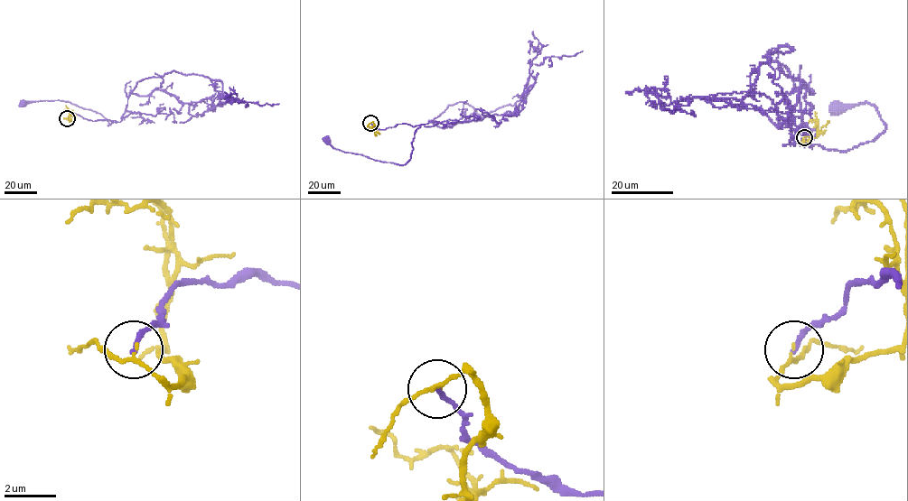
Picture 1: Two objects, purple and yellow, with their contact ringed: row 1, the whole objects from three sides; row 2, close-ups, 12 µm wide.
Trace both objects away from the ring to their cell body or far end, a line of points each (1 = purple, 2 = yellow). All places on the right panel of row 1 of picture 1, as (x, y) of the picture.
1: (804, 137), (816, 129), (806, 143), (846, 152), (874, 141), (885, 127), (876, 109), (865, 102), (837, 110)
2: (804, 137), (802, 141), (809, 141), (818, 134), (813, 120), (809, 122)

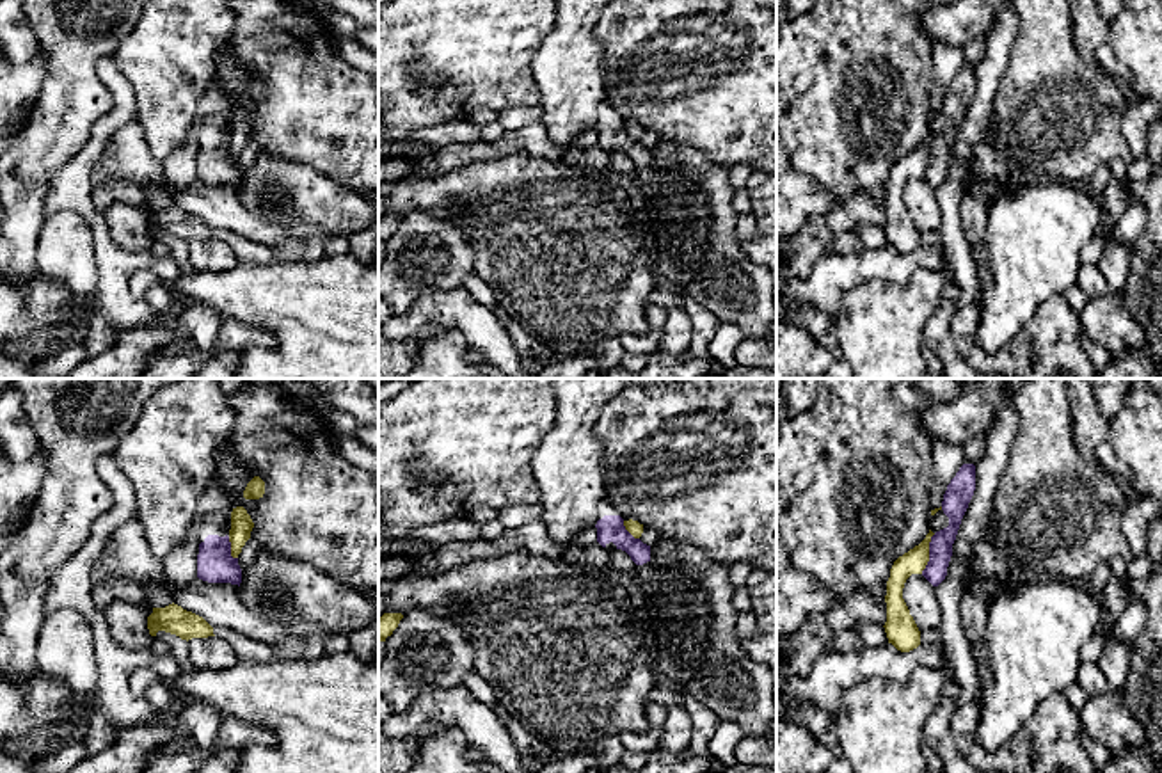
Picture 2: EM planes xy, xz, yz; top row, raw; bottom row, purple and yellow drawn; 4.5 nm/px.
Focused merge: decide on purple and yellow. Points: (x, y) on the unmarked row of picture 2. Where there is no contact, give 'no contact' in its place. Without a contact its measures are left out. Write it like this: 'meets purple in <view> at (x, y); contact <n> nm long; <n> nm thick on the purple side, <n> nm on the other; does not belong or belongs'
meets purple in yz at (930, 155); contact 200 nm long; 120 nm thick on the purple side, 110 nm on the other; does not belong

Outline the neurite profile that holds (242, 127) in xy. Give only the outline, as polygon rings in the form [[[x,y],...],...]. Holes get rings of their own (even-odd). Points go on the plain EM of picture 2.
[[[236,108],[231,114],[231,131],[229,131],[229,144],[231,144],[231,158],[238,160],[242,149],[251,140],[251,133],[254,124],[243,108]]]

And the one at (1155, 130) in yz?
[[[1162,119],[1151,123],[1148,133],[1148,156],[1153,165],[1162,163]]]

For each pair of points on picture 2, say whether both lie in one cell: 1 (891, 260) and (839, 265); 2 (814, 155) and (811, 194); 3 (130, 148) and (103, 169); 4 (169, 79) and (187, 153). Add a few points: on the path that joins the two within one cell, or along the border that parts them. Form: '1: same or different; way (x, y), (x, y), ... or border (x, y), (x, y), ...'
1: same; way (878, 265), (851, 265)
2: different; border (795, 169), (814, 178), (839, 203)
3: same; way (123, 155), (111, 164)
4: different; border (199, 103), (187, 139), (164, 164)

